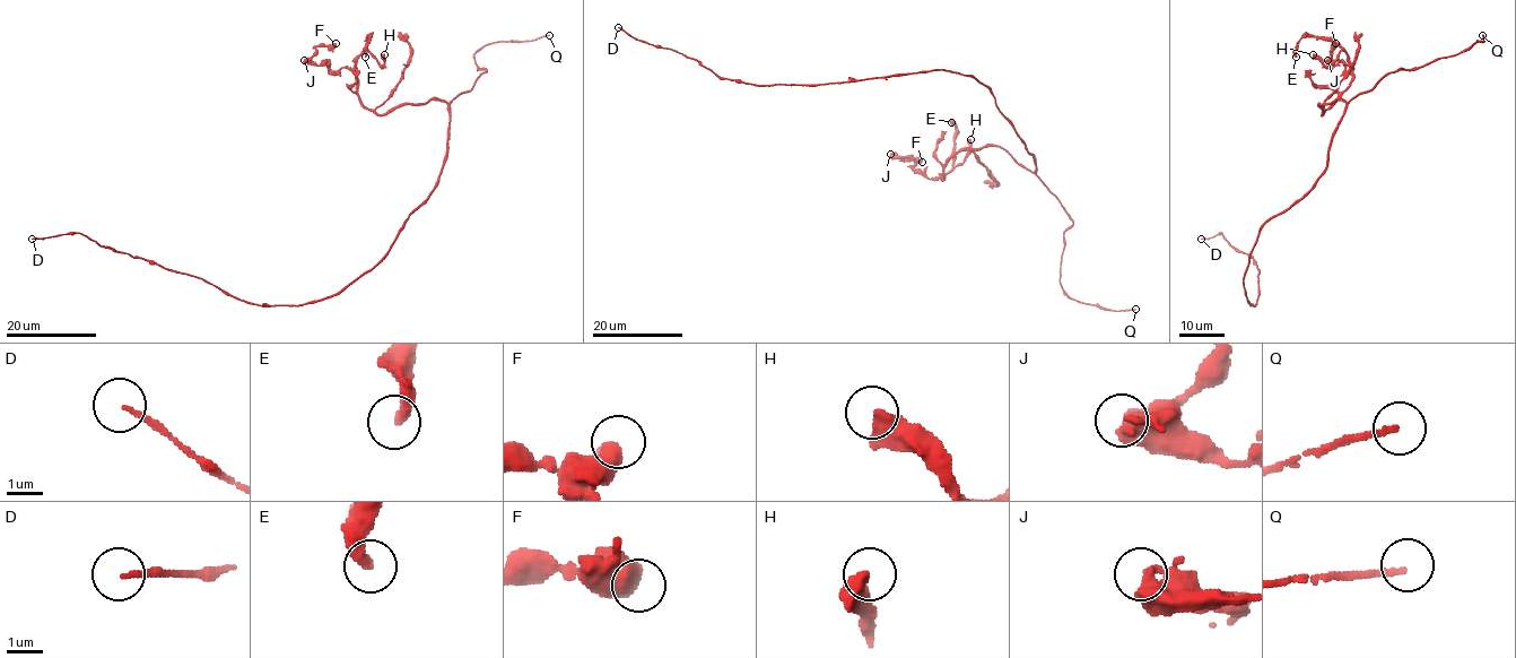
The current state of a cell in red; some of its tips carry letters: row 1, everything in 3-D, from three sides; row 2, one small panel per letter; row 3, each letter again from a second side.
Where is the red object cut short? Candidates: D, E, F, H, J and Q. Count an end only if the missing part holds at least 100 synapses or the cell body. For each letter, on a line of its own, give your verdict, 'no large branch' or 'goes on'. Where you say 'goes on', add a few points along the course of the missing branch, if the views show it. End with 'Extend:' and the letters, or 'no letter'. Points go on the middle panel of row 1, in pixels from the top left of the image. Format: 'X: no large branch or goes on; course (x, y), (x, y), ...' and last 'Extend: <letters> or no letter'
D: no large branch
E: no large branch
F: no large branch
H: no large branch
J: no large branch
Q: goes on
Extend: Q

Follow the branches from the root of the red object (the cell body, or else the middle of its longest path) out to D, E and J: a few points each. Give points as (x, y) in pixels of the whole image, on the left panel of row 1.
D: (395, 240), (378, 261), (340, 292), (298, 305), (261, 305), (78, 233), (32, 239)
E: (395, 240), (437, 182), (450, 112), (428, 100), (375, 114), (356, 78), (368, 36), (365, 57)
J: (395, 240), (437, 182), (447, 145), (447, 104), (428, 100), (375, 114), (362, 102), (350, 70), (304, 60)

